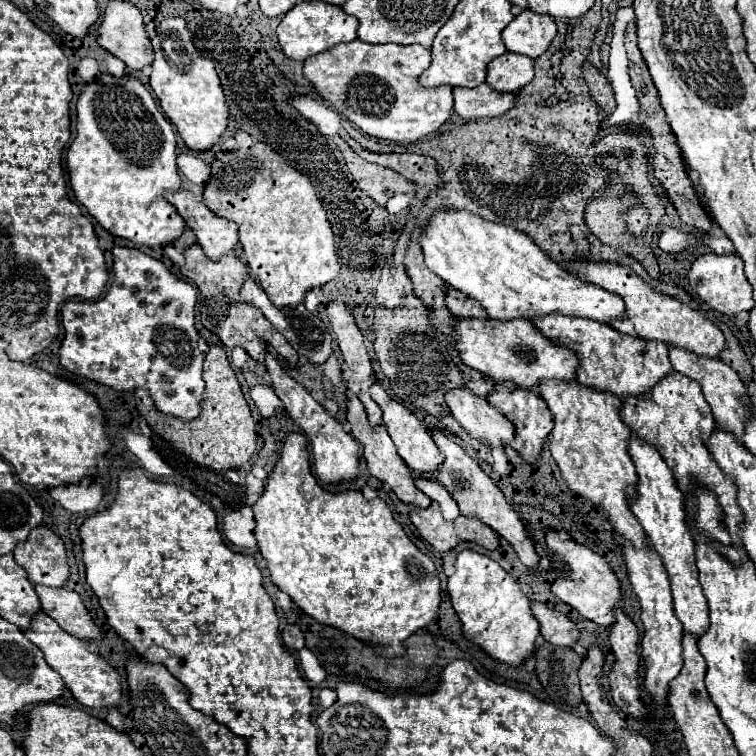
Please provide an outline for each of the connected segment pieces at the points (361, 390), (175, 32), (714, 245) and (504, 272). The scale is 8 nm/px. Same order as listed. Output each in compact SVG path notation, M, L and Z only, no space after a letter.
M329 302L327 304L327 316L329 316L329 322L337 334L337 342L339 342L339 348L343 352L343 360L345 360L345 366L349 370L349 378L347 378L347 388L359 396L359 400L363 402L365 410L367 410L367 416L369 416L369 422L371 426L379 426L381 424L381 408L377 406L377 402L371 398L369 394L369 386L375 382L375 374L373 374L373 366L371 366L371 358L369 358L369 352L365 348L365 338L363 334L359 332L357 324L355 324L355 318L349 310L347 304L343 302Z
M181 16L163 20L155 28L151 44L155 50L155 60L151 64L149 84L159 98L165 116L175 124L179 136L191 150L209 150L227 128L229 118L223 88L213 60L205 58L193 46L187 20Z
M705 236L705 240L703 240L705 244L709 244L711 246L711 250L715 252L715 254L731 254L731 252L735 252L735 248L733 248L733 244L731 244L731 240L727 238L727 236L721 236L721 238L713 238L713 236Z
M463 210L435 212L423 230L421 248L425 264L455 290L477 300L495 320L541 318L547 314L581 316L603 324L625 318L625 304L617 294L583 282L573 272L551 262L531 238L511 226L485 222Z

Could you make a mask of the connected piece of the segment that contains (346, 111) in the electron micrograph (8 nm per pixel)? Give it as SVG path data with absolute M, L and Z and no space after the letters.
M355 38L353 42L335 44L329 50L307 58L303 64L303 76L313 84L319 96L331 104L333 110L337 110L343 118L347 118L357 128L361 128L363 134L373 138L393 140L393 142L417 142L427 134L433 134L435 130L439 130L439 126L449 120L453 110L453 96L449 86L425 88L417 82L419 74L429 64L431 64L431 52L421 44L409 44L409 46L367 44Z

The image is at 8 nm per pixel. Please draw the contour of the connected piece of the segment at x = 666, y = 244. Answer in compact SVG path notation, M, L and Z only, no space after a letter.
M667 228L667 230L659 236L659 248L665 250L665 252L671 252L671 254L687 248L687 246L693 244L693 242L695 242L693 236L683 234L683 232L675 230L675 228Z

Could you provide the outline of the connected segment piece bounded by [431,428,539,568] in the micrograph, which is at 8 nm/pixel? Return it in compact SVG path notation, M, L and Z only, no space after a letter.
M433 428L433 430L431 430L431 438L435 440L435 444L439 446L441 454L445 456L445 460L441 462L441 466L437 466L435 480L449 490L449 494L453 496L453 500L459 504L461 514L481 518L487 526L491 526L501 538L505 538L505 540L515 548L517 556L521 558L521 562L523 562L525 566L535 568L537 562L539 562L539 556L537 556L537 552L535 552L535 548L533 548L533 542L531 542L531 538L527 536L523 522L521 522L519 516L513 512L513 508L507 504L503 492L495 486L495 482L479 468L479 464L477 464L471 456L467 456L467 452L465 452L455 440L451 440L449 436L445 436L441 430Z

